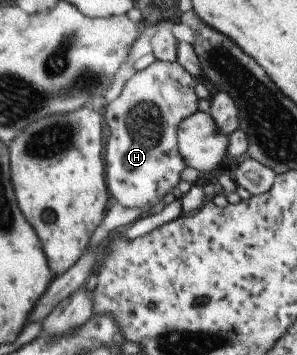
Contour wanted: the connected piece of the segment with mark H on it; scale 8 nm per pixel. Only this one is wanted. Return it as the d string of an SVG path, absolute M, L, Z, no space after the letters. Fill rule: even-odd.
M175 60L173 62L167 61L155 61L148 65L145 69L135 72L127 82L125 82L120 94L111 102L104 103L105 108L101 110L101 115L104 118L105 126L107 126L107 140L105 140L105 186L107 187L107 192L109 196L112 197L117 203L125 208L138 208L140 210L140 217L151 213L152 211L158 209L169 199L171 195L171 190L179 184L180 174L184 168L187 167L187 164L181 160L179 152L177 152L177 124L181 120L185 120L187 116L191 116L195 111L198 110L199 98L194 93L194 87L197 83L201 81L200 78L192 77L182 66L179 66L179 63Z

